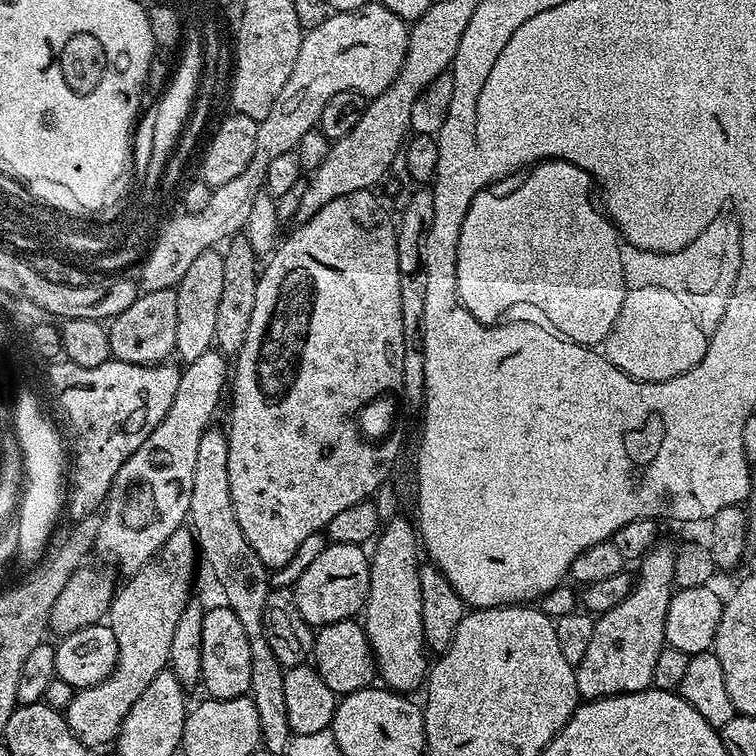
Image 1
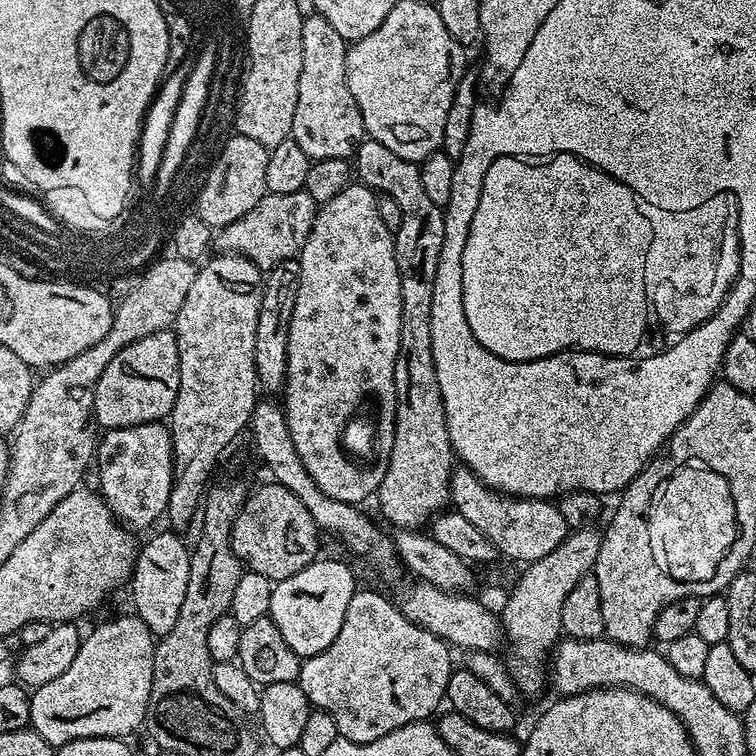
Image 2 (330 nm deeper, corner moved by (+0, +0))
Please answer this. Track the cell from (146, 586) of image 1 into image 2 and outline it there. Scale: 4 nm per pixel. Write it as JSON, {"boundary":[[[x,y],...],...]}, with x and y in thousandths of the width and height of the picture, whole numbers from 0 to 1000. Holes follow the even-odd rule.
{"boundary":[[[177,812],[153,815],[139,825],[132,825],[122,837],[112,840],[106,848],[103,866],[93,882],[61,907],[50,907],[42,917],[40,929],[41,963],[61,981],[77,991],[87,981],[103,976],[130,976],[151,974],[155,976],[173,975],[180,962],[192,956],[198,929],[198,907],[204,897],[204,860],[206,847],[201,835]]]}

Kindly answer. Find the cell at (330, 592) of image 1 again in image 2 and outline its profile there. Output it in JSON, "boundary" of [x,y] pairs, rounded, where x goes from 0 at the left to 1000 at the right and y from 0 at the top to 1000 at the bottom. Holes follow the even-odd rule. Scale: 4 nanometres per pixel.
{"boundary":[[[421,738],[410,749],[394,754],[394,759],[384,759],[384,765],[364,769],[360,790],[357,791],[357,807],[354,813],[360,816],[362,828],[378,844],[378,854],[389,860],[398,870],[406,870],[431,860],[442,844],[447,844],[447,833],[452,833],[452,817],[458,817],[458,802],[463,802],[463,791],[474,782],[471,762],[450,741],[429,741]]]}

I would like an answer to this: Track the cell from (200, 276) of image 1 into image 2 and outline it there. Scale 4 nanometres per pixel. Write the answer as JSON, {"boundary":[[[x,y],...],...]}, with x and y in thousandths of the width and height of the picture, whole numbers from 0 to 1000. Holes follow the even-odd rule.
{"boundary":[[[217,558],[184,561],[165,566],[142,567],[131,578],[124,604],[124,624],[132,628],[131,655],[138,657],[144,675],[153,687],[171,700],[196,698],[210,683],[216,684],[222,675],[230,615],[228,611],[228,573]]]}

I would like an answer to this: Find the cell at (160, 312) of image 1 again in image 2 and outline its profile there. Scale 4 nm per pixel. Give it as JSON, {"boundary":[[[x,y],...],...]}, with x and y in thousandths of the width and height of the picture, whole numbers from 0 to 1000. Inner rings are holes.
{"boundary":[[[218,437],[172,452],[135,489],[124,516],[124,556],[134,567],[165,566],[184,561],[204,561],[226,552],[228,538],[235,526],[238,475],[233,440]]]}

